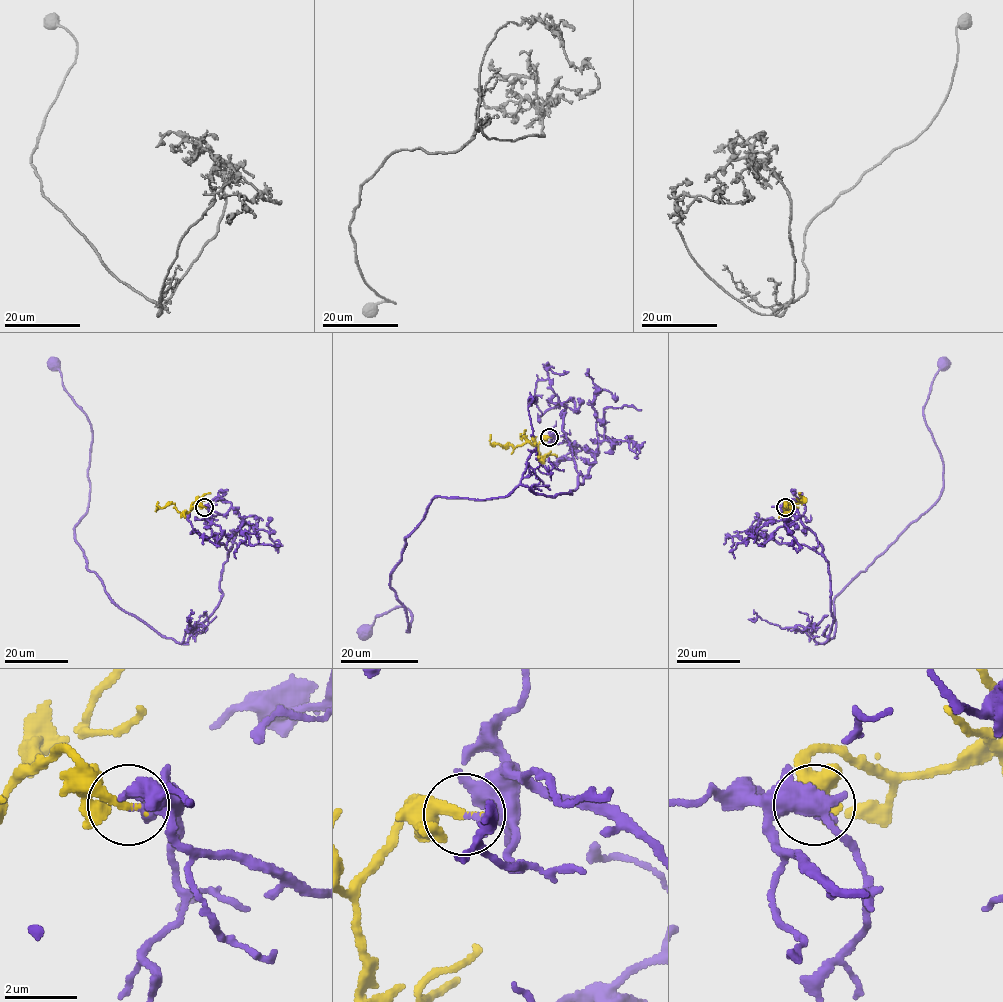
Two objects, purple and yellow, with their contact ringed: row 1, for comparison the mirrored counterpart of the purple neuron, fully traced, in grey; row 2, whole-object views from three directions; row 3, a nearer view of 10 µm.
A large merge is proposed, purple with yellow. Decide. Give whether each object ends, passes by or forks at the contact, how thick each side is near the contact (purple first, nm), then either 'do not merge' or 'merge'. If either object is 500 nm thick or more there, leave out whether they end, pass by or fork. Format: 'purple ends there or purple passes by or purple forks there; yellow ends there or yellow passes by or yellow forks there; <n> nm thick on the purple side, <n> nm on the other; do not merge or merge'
purple ends there; yellow ends there; 320 nm thick on the purple side, 280 nm on the other; merge

